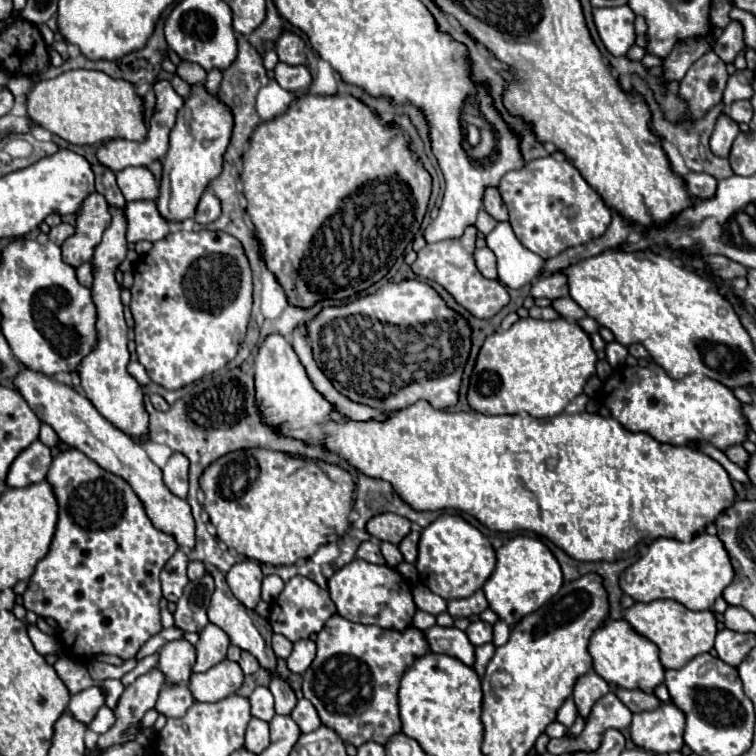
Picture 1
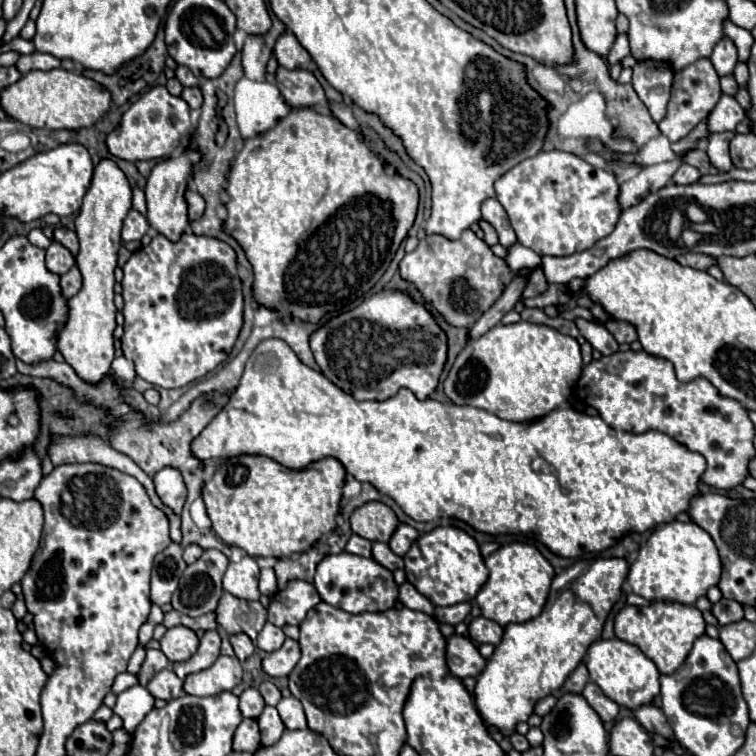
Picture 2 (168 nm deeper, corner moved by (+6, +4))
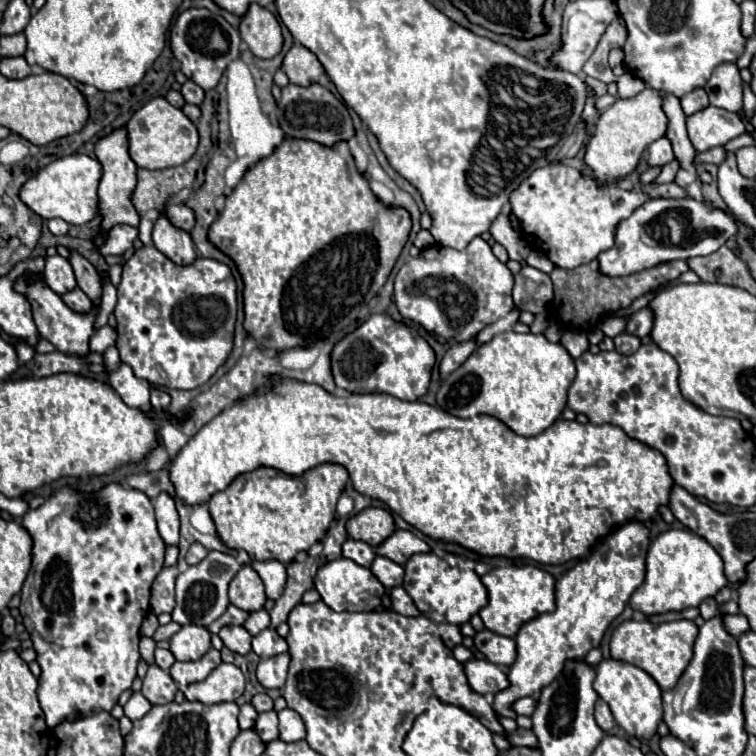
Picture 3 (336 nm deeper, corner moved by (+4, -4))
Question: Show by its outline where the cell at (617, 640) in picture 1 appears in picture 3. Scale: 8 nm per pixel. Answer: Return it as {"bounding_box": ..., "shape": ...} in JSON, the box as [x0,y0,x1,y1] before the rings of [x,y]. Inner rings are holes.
{"bounding_box":[594,658,662,738],"shape":[[[606,658],[596,666],[594,690],[610,706],[616,724],[624,732],[636,738],[650,738],[656,734],[658,722],[662,720],[662,690],[648,672],[624,660]]]}

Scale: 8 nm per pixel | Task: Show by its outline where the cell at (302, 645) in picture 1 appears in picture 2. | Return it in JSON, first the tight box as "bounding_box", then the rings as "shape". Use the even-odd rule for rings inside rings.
{"bounding_box":[262,638,300,678],"shape":[[[286,638],[286,642],[282,644],[282,648],[270,652],[264,660],[262,660],[262,670],[272,676],[272,678],[280,678],[280,676],[288,676],[290,670],[296,666],[300,658],[300,648],[298,642],[292,638]]]}

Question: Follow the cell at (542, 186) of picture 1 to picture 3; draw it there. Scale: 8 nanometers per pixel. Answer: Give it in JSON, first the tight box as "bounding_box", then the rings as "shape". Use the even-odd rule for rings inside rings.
{"bounding_box":[510,162,650,268],"shape":[[[552,162],[544,168],[536,168],[522,184],[512,190],[510,194],[510,210],[518,218],[522,226],[522,234],[530,244],[538,244],[542,248],[550,250],[550,260],[560,268],[576,268],[582,264],[588,264],[600,254],[602,250],[608,250],[614,246],[614,234],[616,226],[626,220],[636,208],[640,208],[650,196],[646,192],[636,190],[624,190],[616,182],[612,184],[598,184],[592,176],[586,176],[580,168],[570,168],[562,162]]]}

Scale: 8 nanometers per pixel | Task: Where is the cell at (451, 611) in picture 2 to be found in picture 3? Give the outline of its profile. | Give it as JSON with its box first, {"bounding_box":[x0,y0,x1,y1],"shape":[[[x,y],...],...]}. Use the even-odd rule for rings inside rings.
{"bounding_box":[438,622,462,648],"shape":[[[444,622],[444,624],[438,626],[438,632],[440,632],[440,636],[442,636],[442,640],[448,648],[454,648],[462,642],[462,632],[460,632],[460,626],[456,626],[456,624],[446,624]]]}

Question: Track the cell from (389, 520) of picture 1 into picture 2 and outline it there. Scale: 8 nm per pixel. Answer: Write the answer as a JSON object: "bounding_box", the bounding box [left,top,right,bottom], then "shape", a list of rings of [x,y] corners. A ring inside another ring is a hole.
{"bounding_box":[350,502,398,542],"shape":[[[366,502],[350,516],[352,532],[378,542],[388,542],[398,526],[396,514],[382,502]]]}

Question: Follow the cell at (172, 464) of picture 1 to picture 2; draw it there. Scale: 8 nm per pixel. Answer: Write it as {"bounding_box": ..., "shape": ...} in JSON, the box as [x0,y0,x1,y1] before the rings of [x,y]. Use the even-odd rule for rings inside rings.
{"bounding_box":[154,468,186,514],"shape":[[[162,468],[154,476],[154,488],[164,506],[168,506],[174,514],[182,512],[186,500],[186,486],[182,482],[182,474],[174,468]]]}

